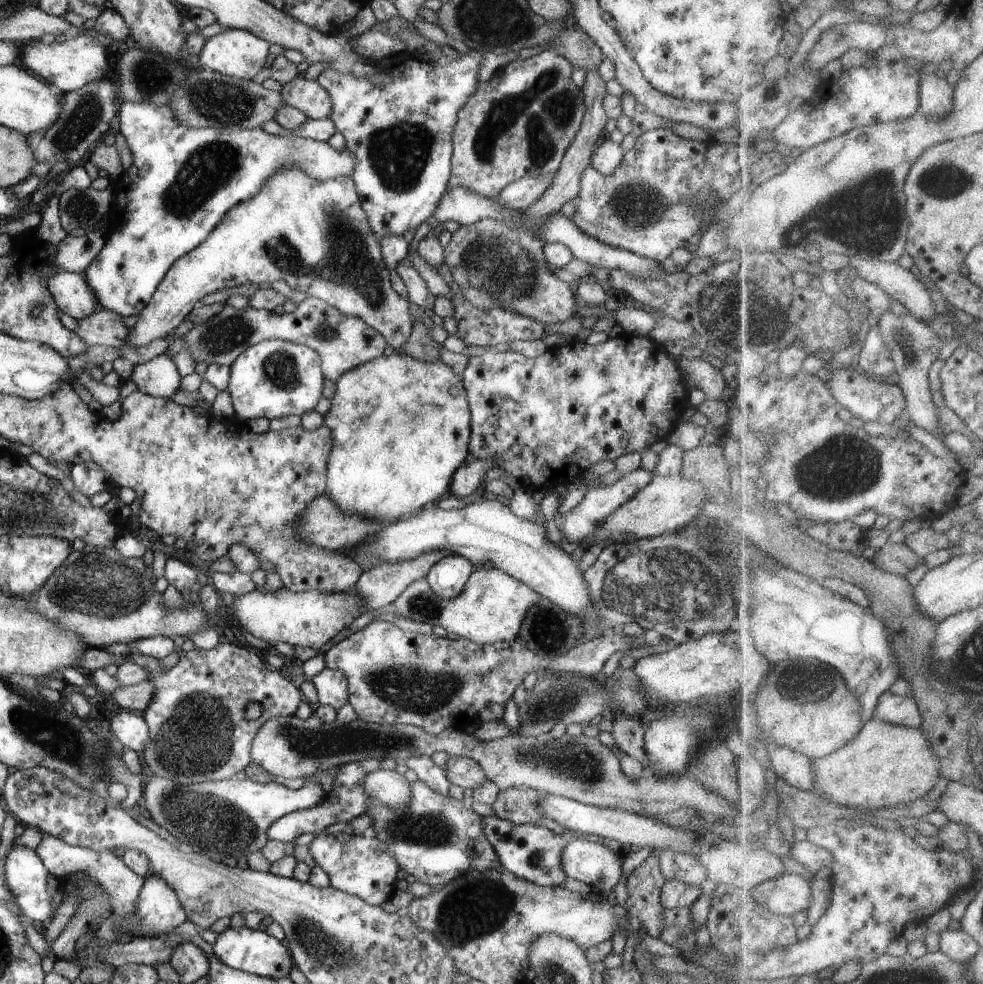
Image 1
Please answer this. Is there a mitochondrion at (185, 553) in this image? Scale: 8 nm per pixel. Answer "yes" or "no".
no

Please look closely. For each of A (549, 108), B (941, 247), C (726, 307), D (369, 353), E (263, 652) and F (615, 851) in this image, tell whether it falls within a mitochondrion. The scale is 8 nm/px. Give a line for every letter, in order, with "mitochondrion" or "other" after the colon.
A: mitochondrion
B: other
C: mitochondrion
D: other
E: other
F: other

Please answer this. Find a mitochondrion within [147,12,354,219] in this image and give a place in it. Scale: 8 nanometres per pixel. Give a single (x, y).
(219, 103)

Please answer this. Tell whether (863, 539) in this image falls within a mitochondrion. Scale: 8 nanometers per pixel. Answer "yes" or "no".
no

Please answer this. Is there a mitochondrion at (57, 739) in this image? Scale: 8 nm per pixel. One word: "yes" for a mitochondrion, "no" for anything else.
yes

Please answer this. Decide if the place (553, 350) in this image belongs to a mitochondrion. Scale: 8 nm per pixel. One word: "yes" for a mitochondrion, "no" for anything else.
no

